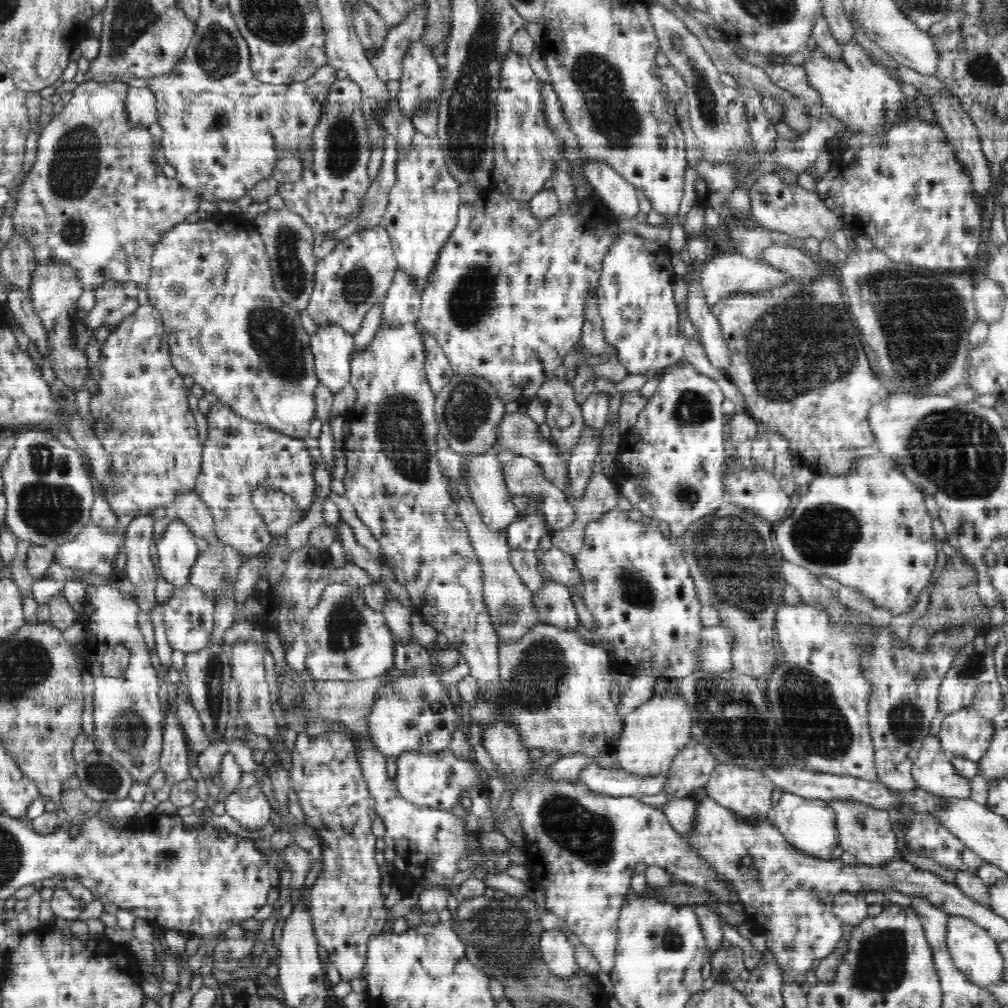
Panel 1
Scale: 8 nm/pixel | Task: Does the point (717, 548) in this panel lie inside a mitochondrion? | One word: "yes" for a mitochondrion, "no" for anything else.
yes

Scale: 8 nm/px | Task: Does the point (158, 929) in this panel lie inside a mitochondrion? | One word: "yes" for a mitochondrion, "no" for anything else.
no

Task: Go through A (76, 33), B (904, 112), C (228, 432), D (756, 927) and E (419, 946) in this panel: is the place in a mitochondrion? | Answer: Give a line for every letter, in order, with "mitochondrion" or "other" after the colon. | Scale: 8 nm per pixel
A: other
B: other
C: mitochondrion
D: other
E: other

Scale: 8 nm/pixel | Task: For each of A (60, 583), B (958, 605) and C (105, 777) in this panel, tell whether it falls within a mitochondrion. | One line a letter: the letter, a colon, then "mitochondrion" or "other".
A: other
B: other
C: mitochondrion

